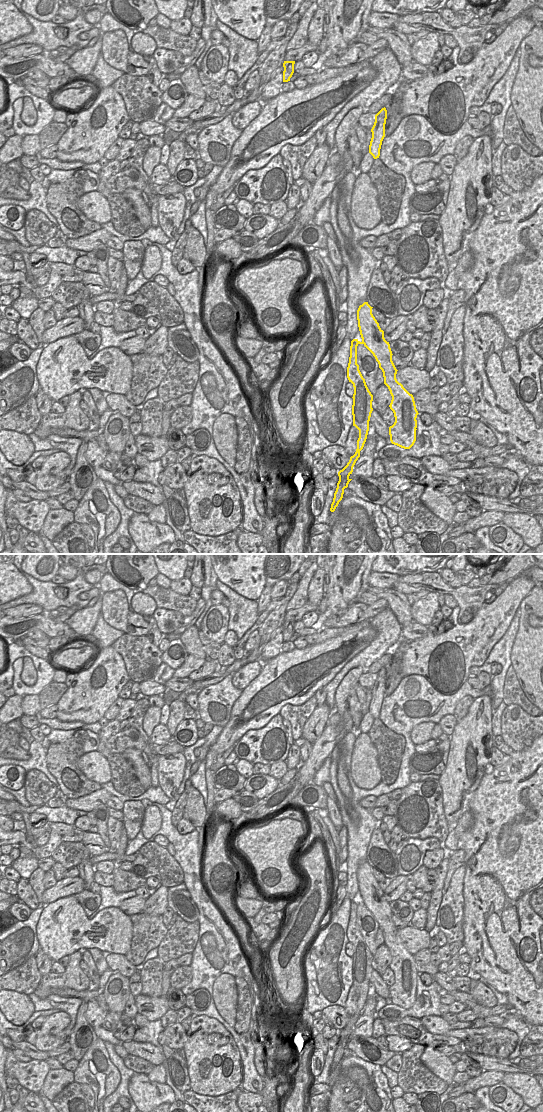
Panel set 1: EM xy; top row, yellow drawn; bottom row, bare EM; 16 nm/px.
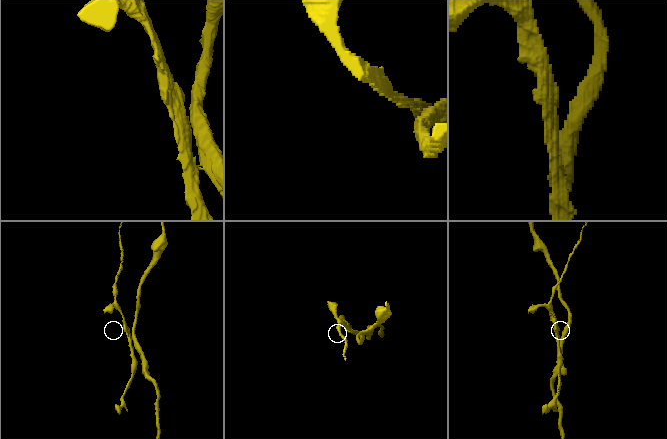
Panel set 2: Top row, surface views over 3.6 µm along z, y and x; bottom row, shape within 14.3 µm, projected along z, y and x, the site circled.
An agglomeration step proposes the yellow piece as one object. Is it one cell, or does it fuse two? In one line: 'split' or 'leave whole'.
split

